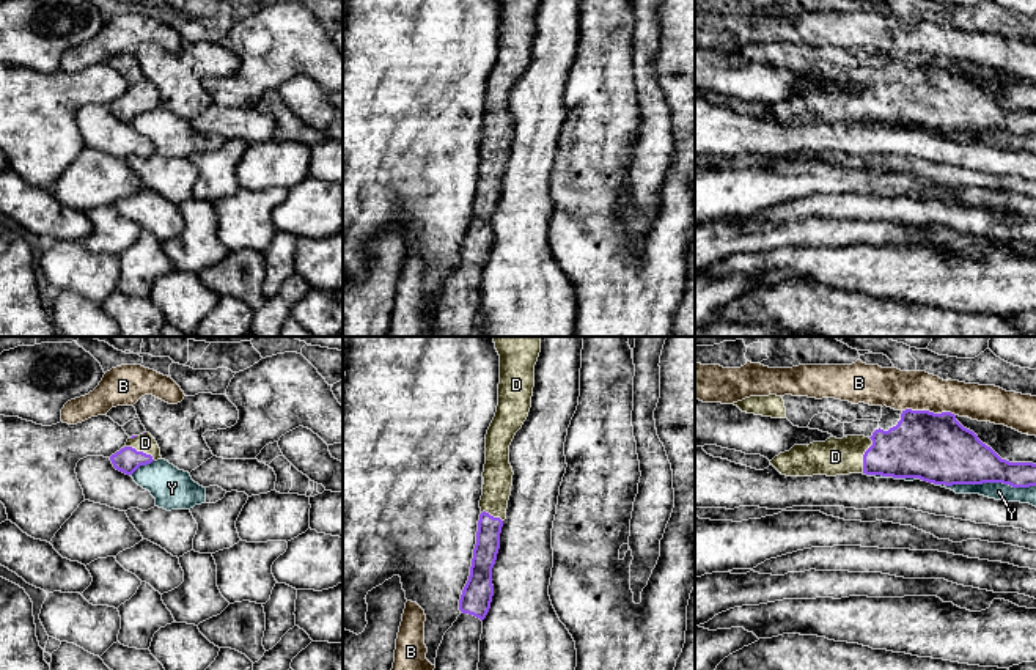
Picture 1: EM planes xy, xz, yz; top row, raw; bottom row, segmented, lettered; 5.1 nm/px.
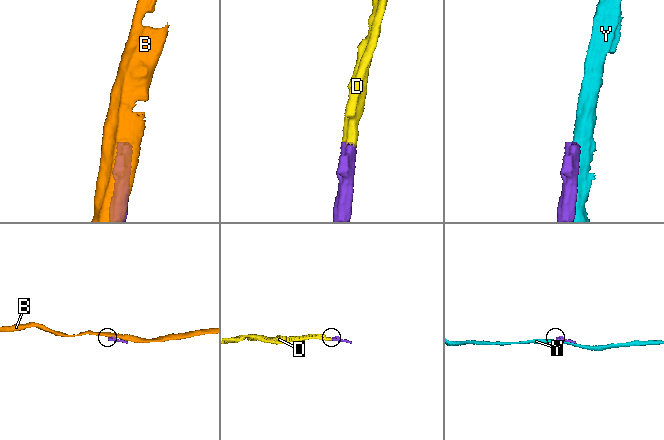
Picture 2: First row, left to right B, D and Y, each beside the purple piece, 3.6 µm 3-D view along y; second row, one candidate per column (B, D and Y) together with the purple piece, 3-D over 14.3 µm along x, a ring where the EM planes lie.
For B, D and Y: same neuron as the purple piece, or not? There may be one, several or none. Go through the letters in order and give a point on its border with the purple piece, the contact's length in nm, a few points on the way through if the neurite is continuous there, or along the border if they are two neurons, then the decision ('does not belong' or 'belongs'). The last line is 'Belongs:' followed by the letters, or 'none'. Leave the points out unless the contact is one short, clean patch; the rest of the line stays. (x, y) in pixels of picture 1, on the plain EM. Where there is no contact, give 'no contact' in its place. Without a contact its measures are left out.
B: contact yz (928, 58); length 280 nm; border yz (903, 57), (928, 57), (955, 63); does not belong
D: contact yz (863, 103); length 190 nm; way yz (911, 96), (896, 101), (863, 103), (835, 104); belongs
Y: contact yz (984, 129); length 550 nm; does not belong
Belongs: D

